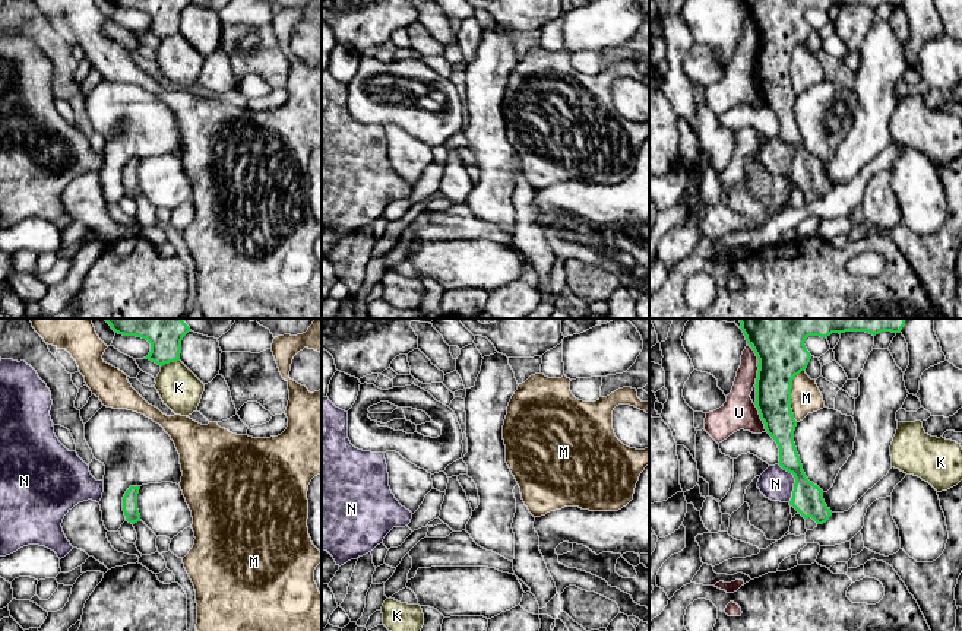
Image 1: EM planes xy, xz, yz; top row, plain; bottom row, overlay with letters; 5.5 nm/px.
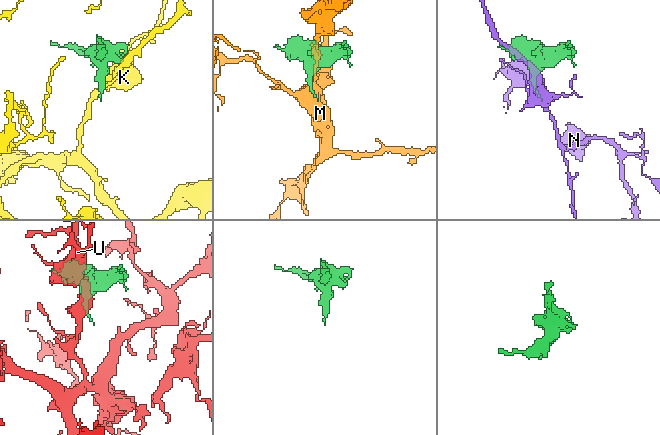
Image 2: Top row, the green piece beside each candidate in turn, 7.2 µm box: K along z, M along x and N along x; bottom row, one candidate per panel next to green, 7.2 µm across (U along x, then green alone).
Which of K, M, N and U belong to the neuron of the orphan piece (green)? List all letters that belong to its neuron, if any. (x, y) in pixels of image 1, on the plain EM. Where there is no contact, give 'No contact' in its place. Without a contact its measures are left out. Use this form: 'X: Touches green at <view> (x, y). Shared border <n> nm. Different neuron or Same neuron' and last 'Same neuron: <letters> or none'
K: Touches green at xy (170, 34). Shared border 110 nm. Different neuron
M: Touches green at yz (790, 67). Shared border 300 nm. Different neuron
N: Touches green at yz (796, 154). Shared border 220 nm. Different neuron
U: Touches green at yz (760, 89). Shared border 170 nm. Different neuron
Same neuron: none

